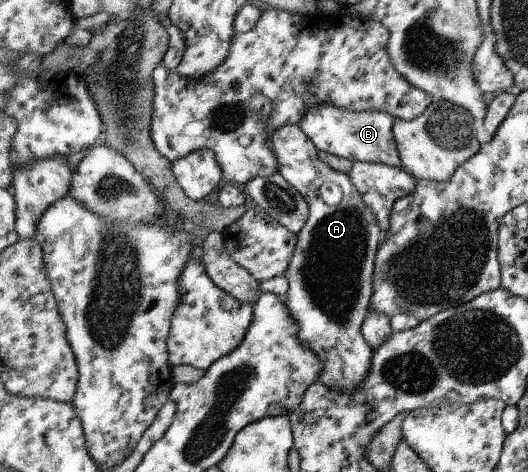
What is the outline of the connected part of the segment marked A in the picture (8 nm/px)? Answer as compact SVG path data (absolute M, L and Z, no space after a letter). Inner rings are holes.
M282 126L274 132L268 132L268 142L272 142L272 152L280 162L284 178L303 195L310 204L310 216L304 228L300 230L294 256L284 274L289 282L288 292L284 296L285 304L296 318L300 344L306 344L316 358L322 362L322 372L317 382L326 384L330 390L336 390L344 396L354 396L363 390L364 380L370 374L374 353L364 340L362 326L370 312L372 302L372 276L375 274L375 259L383 239L383 230L375 212L362 199L359 190L352 184L348 173L336 172L319 157L318 147L304 134L300 126Z

